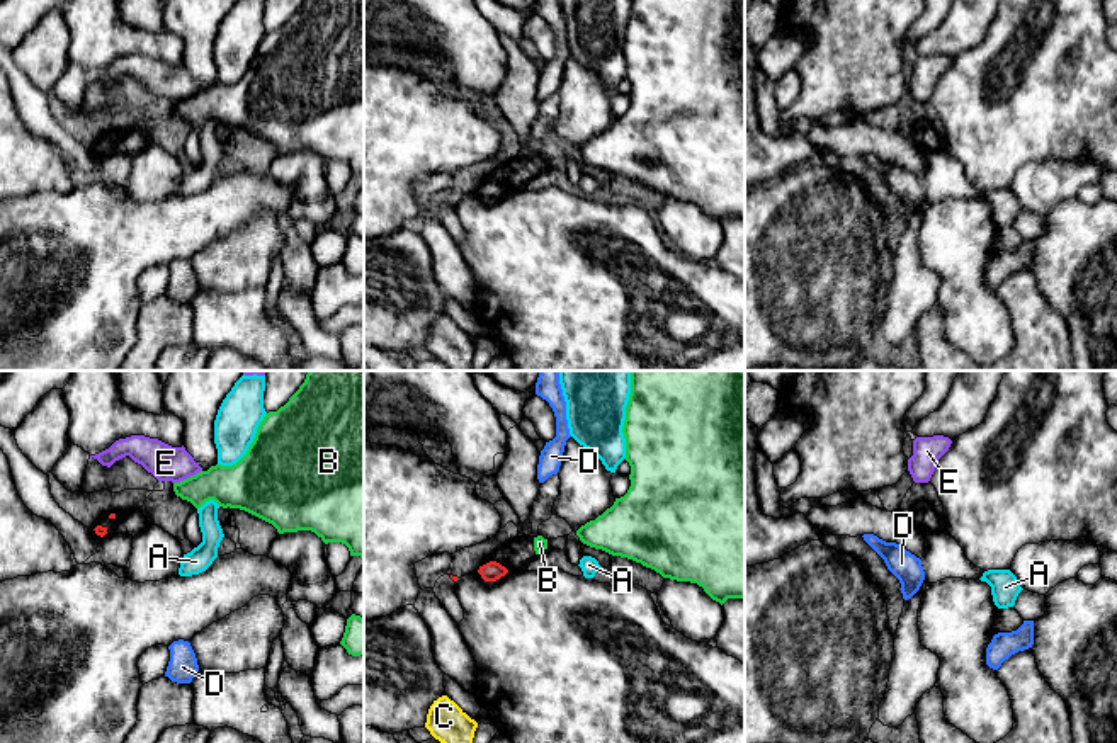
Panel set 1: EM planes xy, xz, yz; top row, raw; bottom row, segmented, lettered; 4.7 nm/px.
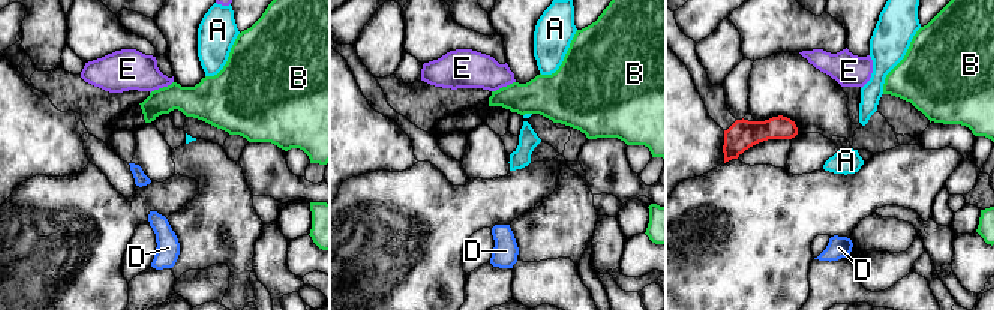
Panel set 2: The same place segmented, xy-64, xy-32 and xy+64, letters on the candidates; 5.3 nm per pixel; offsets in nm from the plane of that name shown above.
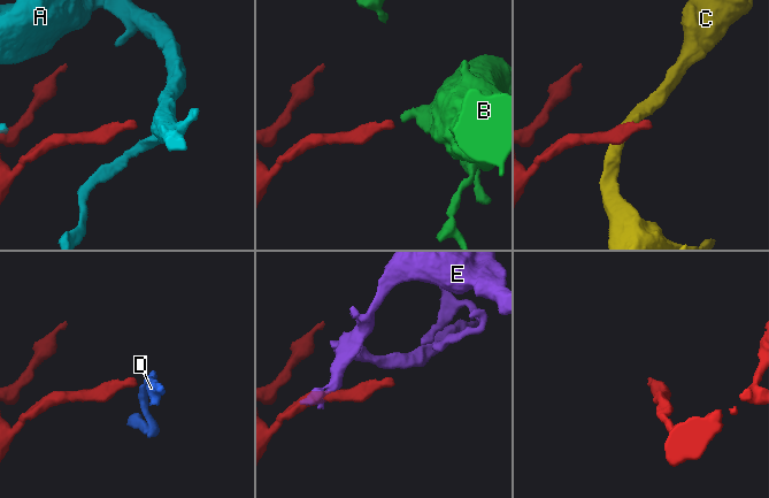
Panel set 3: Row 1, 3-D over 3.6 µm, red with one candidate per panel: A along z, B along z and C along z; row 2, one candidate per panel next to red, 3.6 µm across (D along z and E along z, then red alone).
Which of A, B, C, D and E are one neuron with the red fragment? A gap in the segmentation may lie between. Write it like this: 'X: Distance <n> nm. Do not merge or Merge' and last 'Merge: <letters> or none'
A: Distance 340 nm. Do not merge
B: Distance 160 nm. Merge
C: Distance 550 nm. Do not merge
D: Distance 420 nm. Do not merge
E: Distance 220 nm. Do not merge
Merge: B

